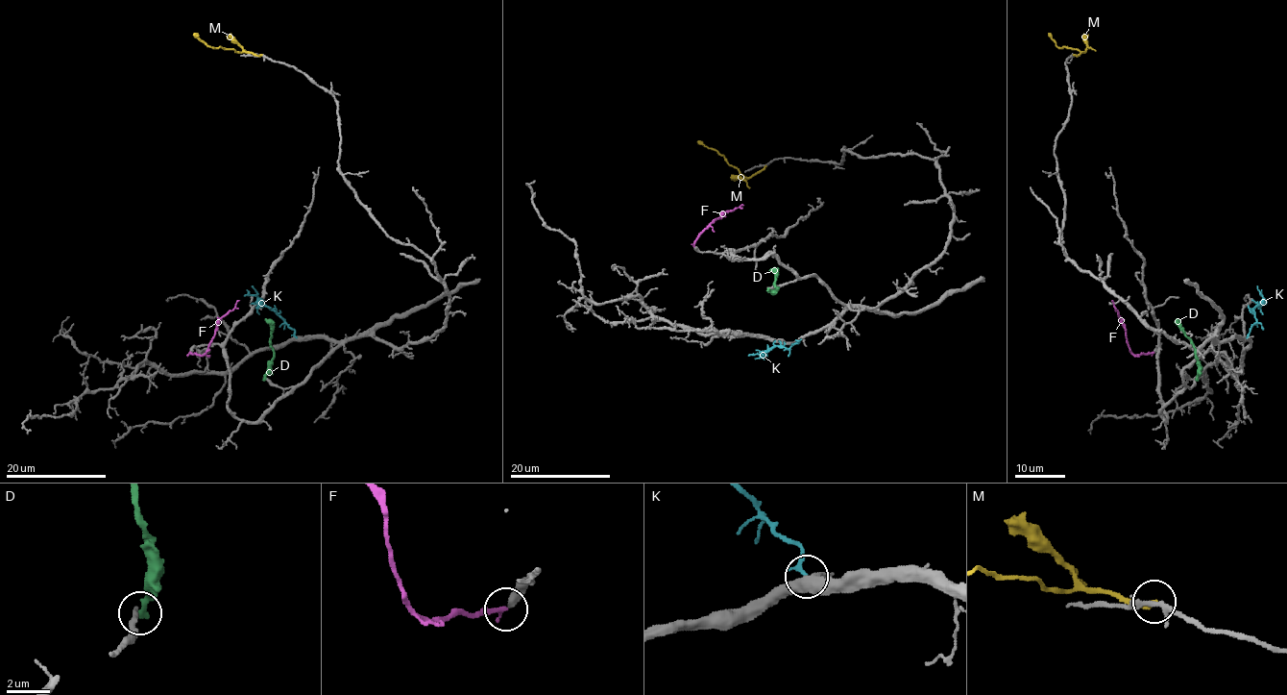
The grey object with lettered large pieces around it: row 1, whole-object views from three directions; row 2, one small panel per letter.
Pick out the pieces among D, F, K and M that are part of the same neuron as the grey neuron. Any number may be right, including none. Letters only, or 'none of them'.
F

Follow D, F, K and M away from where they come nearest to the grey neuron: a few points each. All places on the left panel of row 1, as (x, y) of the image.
D: (264, 379), (273, 358), (272, 325), (265, 319)
F: (190, 353), (201, 356), (206, 352), (216, 324), (239, 300)
K: (295, 336), (294, 330), (259, 299), (252, 286)
M: (261, 55), (211, 47), (193, 34)

